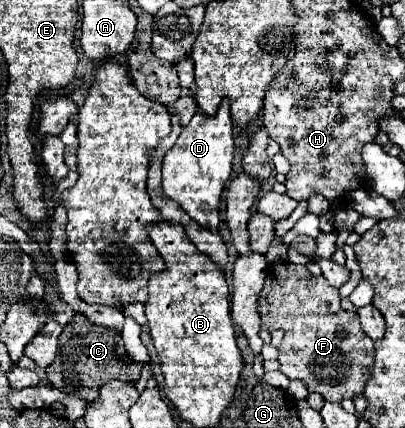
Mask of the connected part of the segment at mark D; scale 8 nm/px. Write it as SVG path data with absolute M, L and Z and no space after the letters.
M223 98L219 110L213 118L205 114L195 114L187 126L183 126L181 136L173 148L163 158L163 192L175 200L197 224L209 232L219 230L219 206L221 192L231 174L233 162L233 124L229 116L229 100Z

